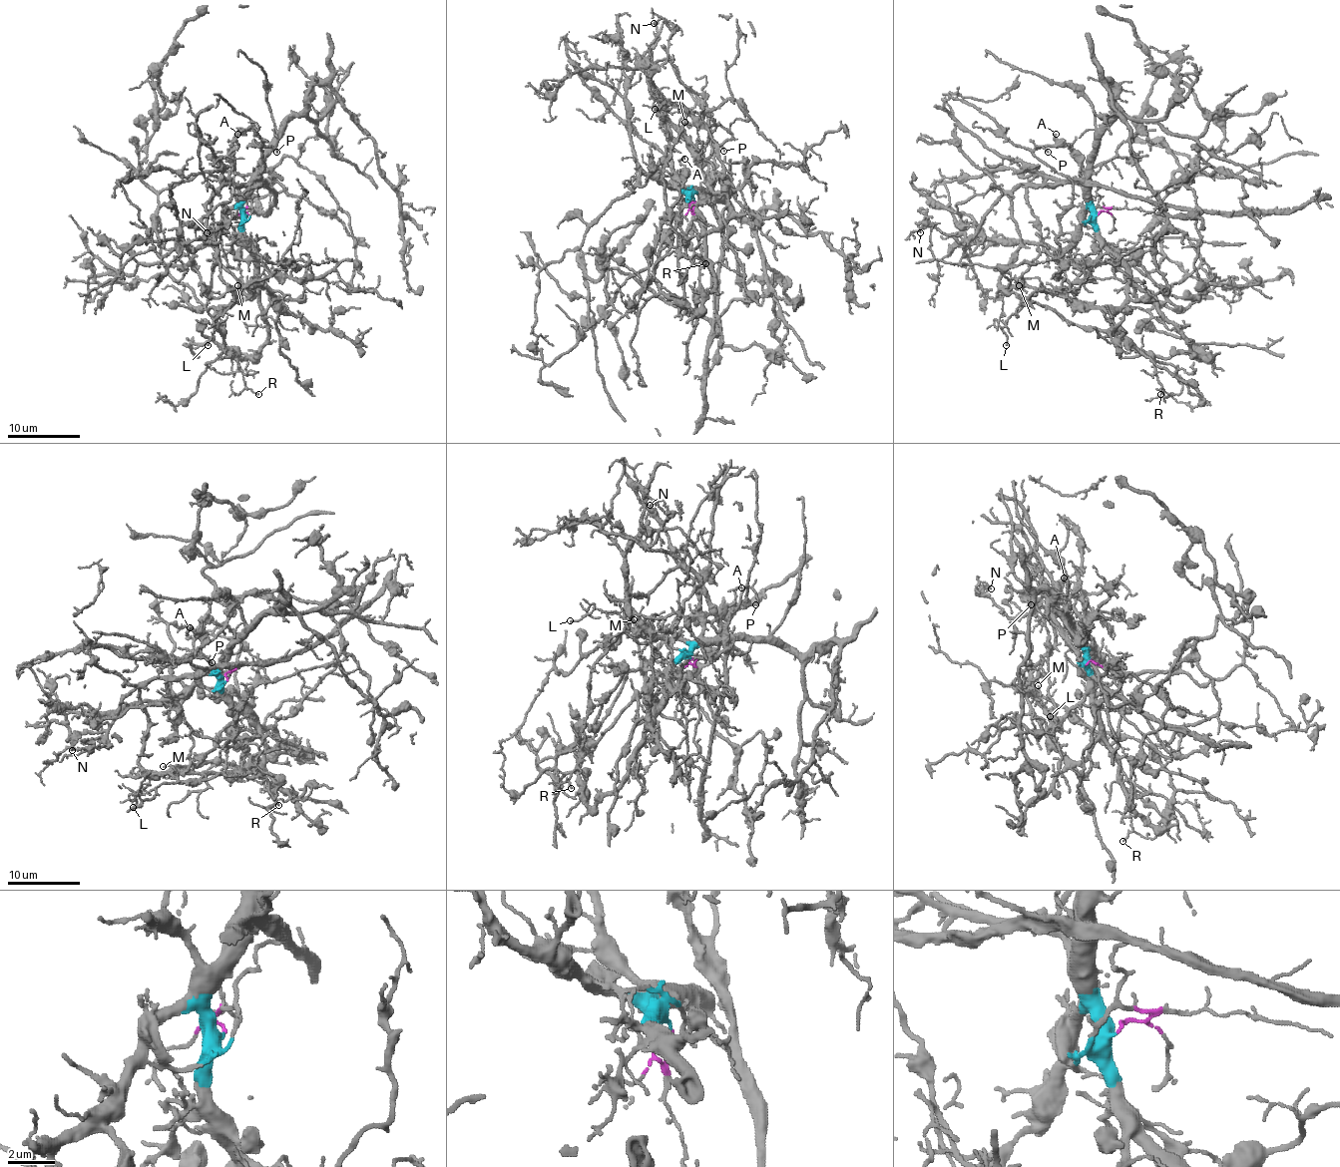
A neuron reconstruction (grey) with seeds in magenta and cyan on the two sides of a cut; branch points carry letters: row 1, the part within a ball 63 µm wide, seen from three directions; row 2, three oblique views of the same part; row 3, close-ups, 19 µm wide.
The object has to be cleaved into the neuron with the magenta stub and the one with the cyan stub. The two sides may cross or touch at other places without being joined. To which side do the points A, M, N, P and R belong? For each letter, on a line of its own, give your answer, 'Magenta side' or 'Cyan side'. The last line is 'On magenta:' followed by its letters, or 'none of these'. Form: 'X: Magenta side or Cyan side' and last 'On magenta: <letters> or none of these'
A: Cyan side
M: Cyan side
N: Magenta side
P: Magenta side
R: Cyan side
On magenta: N, P

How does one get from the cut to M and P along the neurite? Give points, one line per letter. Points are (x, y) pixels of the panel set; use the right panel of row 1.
M: (1099, 214), (1095, 221), (1097, 239), (1125, 269), (1127, 294), (1116, 309), (1082, 309), (1057, 294), (1018, 285)
P: (1099, 214), (1108, 208), (1099, 205), (1097, 191), (1102, 187), (1055, 173), (1033, 149), (1042, 147), (1048, 153)

